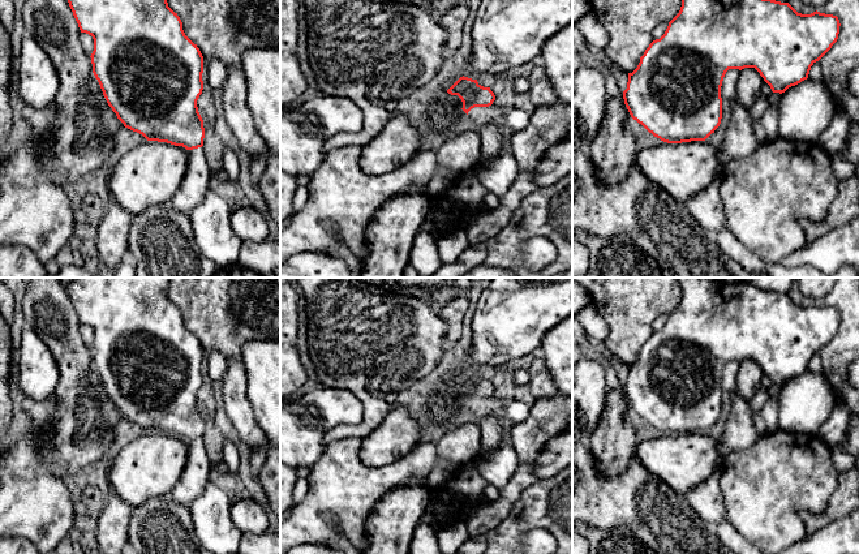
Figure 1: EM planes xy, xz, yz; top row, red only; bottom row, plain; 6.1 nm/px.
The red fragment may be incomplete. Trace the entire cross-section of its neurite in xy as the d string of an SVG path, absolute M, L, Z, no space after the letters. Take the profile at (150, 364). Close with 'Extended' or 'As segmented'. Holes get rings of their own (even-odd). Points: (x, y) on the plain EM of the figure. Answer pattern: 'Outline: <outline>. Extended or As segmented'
Outline: M72 278L65 288L81 325L94 331L93 365L117 411L147 433L188 442L185 469L167 497L190 506L203 493L211 472L202 442L203 412L197 399L203 382L203 348L168 299L168 283L169 278Z. Extended

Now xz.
Outline: M460 369L448 382L448 386L458 387L463 394L463 403L468 404L474 399L489 399L495 392L490 379L481 378L477 372Z. As segmented

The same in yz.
Outline: M677 278L682 287L682 299L679 305L669 314L665 326L653 332L640 349L637 360L628 365L627 381L623 383L624 396L633 412L641 416L649 425L667 435L682 435L691 433L705 433L720 418L722 411L721 378L729 361L755 360L773 385L785 385L789 379L800 375L808 370L811 358L819 353L837 334L839 326L839 312L837 308L813 304L811 306L798 305L789 295L781 295L772 291L763 291L750 280L725 284L714 278Z. As segmented

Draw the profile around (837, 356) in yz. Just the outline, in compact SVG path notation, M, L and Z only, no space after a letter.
M836 278L833 288L817 304L837 308L841 315L837 334L819 352L823 373L830 386L845 395L847 408L859 415L859 390L847 381L850 366L859 358L859 278Z

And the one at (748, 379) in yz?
M755 360L739 362L735 391L750 401L760 390L764 370Z

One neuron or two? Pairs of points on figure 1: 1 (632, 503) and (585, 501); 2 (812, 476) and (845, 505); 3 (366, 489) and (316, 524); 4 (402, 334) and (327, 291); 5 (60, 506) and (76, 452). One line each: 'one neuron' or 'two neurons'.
1: one neuron
2: two neurons
3: one neuron
4: one neuron
5: two neurons

